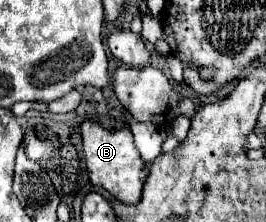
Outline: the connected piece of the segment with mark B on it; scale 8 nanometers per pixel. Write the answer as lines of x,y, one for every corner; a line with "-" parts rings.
86,120
82,124
82,140
84,140
84,154
88,164
90,182
108,190
114,198
124,204
136,204
142,198
142,188
148,178
148,166
144,164
138,148
134,146
130,128
122,130
106,130
96,122

